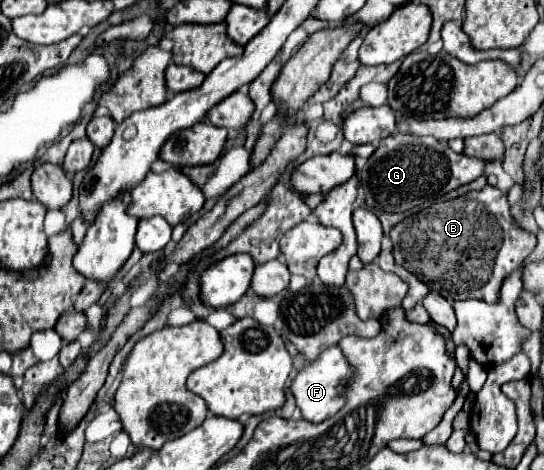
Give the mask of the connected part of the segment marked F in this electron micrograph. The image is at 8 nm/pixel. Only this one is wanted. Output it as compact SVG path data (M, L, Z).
M331 346L325 350L325 354L321 354L315 362L309 362L309 366L301 372L295 374L295 378L291 380L291 394L295 398L297 408L301 410L303 418L309 422L321 422L323 418L329 418L331 414L335 414L345 400L341 398L341 392L345 388L347 376L351 374L351 366L345 360L345 356L341 354L339 346Z

